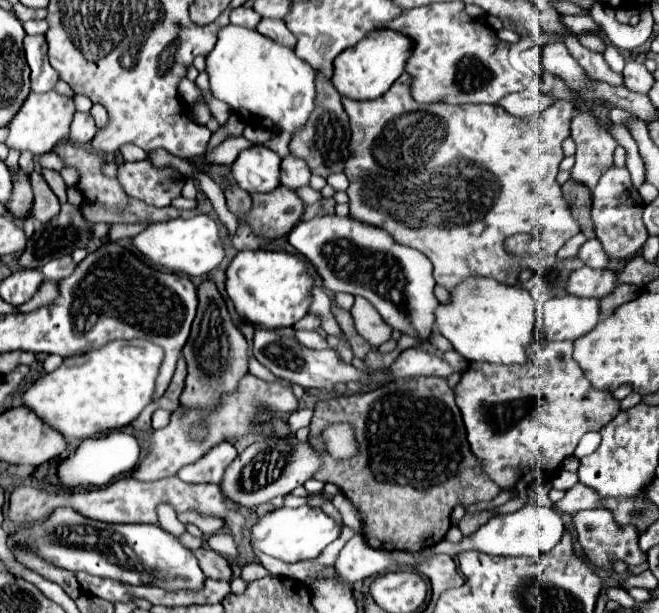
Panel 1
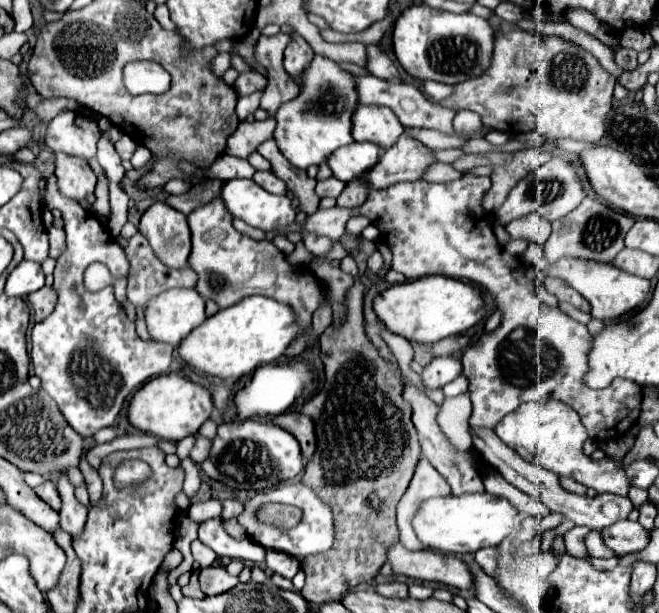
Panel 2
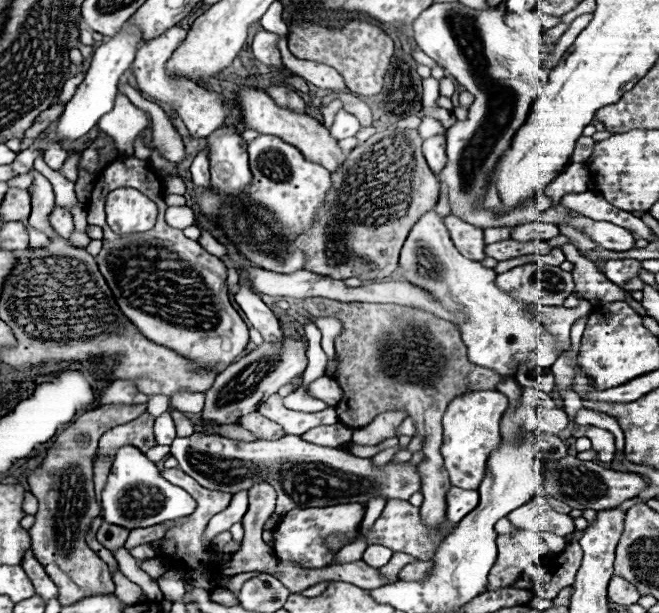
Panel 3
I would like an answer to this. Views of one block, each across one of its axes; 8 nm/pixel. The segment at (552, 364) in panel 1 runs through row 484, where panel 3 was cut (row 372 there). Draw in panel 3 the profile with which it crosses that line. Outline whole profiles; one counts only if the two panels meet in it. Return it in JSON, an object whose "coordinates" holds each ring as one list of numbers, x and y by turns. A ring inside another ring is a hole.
{"coordinates":[[434,210,424,212,412,226,400,252,400,266,404,268,404,278,408,282,432,292,448,308,460,308,466,312,468,320,458,324,458,328,472,364,496,370,500,376,514,376,520,370,532,372,536,368,548,368,554,364,554,336,544,330,532,312,522,310,522,302,496,288,496,272,492,268,468,260,456,250,448,228],[540,350,544,350,544,364]]}

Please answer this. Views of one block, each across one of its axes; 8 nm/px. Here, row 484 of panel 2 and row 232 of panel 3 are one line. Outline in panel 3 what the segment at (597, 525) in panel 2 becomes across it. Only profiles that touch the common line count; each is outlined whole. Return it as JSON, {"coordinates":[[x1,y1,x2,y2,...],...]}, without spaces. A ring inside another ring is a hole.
{"coordinates":[[536,220,530,224,516,226,516,230,512,232,512,238,520,240,520,242,532,242,532,240,552,240,558,234,560,234,560,228,556,224]]}

